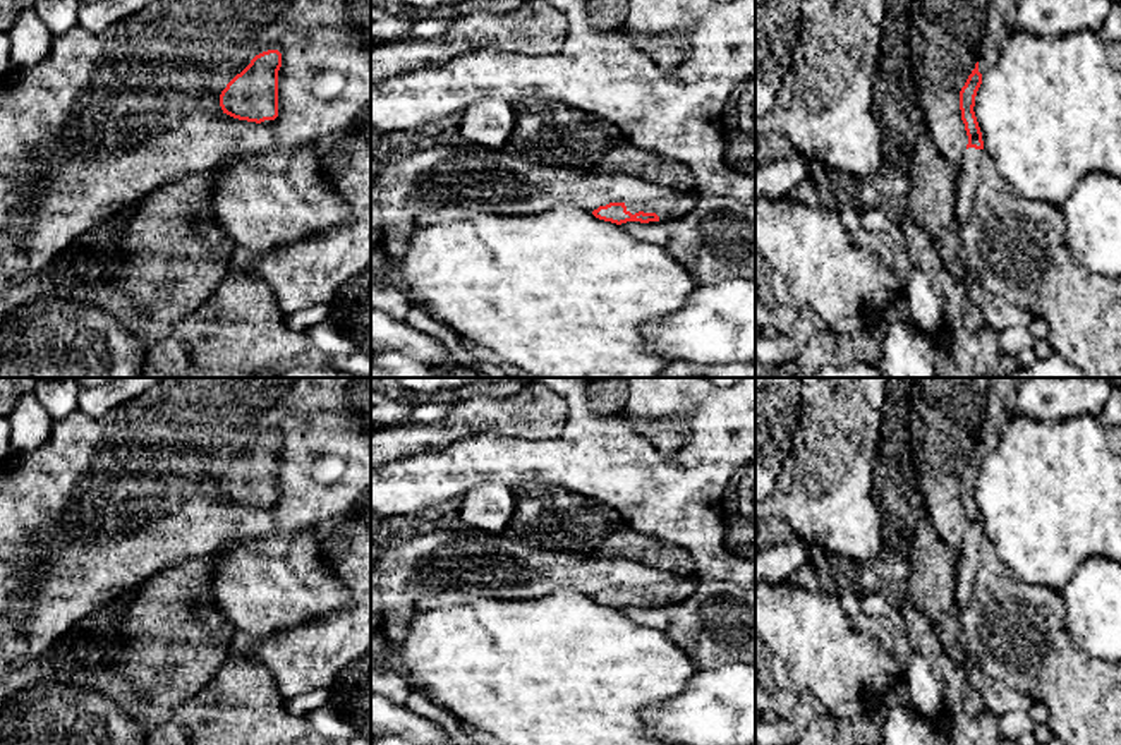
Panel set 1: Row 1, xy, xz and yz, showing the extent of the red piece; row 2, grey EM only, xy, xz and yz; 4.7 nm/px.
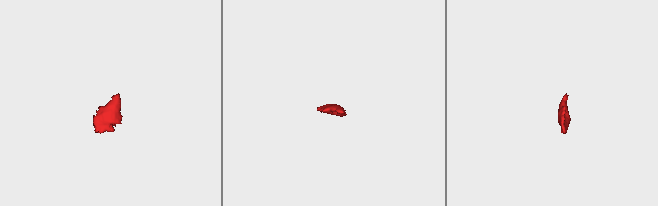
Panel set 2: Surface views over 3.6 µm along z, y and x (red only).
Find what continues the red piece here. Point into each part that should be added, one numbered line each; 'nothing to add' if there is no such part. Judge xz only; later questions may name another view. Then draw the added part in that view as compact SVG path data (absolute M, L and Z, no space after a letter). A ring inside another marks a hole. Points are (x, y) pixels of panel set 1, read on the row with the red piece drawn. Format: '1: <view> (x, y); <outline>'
1: xz (665, 208); M685 194L678 199L659 199L652 203L628 203L627 211L632 215L644 211L644 213L656 213L659 220L671 220L687 215L697 203L695 194Z

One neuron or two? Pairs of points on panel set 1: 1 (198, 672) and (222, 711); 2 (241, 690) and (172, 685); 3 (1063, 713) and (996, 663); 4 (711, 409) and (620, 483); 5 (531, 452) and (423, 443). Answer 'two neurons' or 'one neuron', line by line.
1: two neurons
2: two neurons
3: one neuron
4: one neuron
5: two neurons

